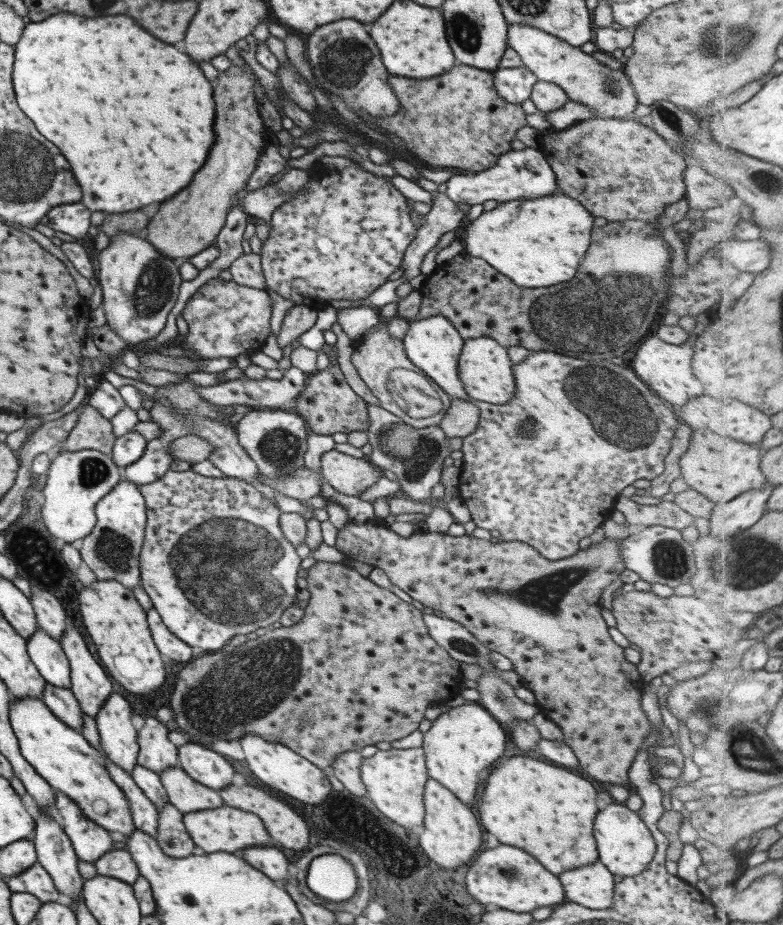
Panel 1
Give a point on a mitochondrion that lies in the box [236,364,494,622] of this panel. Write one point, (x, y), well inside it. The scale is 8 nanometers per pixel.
(414, 460)

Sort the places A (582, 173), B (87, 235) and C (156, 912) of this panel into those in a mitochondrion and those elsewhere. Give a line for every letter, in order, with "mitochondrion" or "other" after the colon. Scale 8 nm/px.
A: other
B: other
C: other

